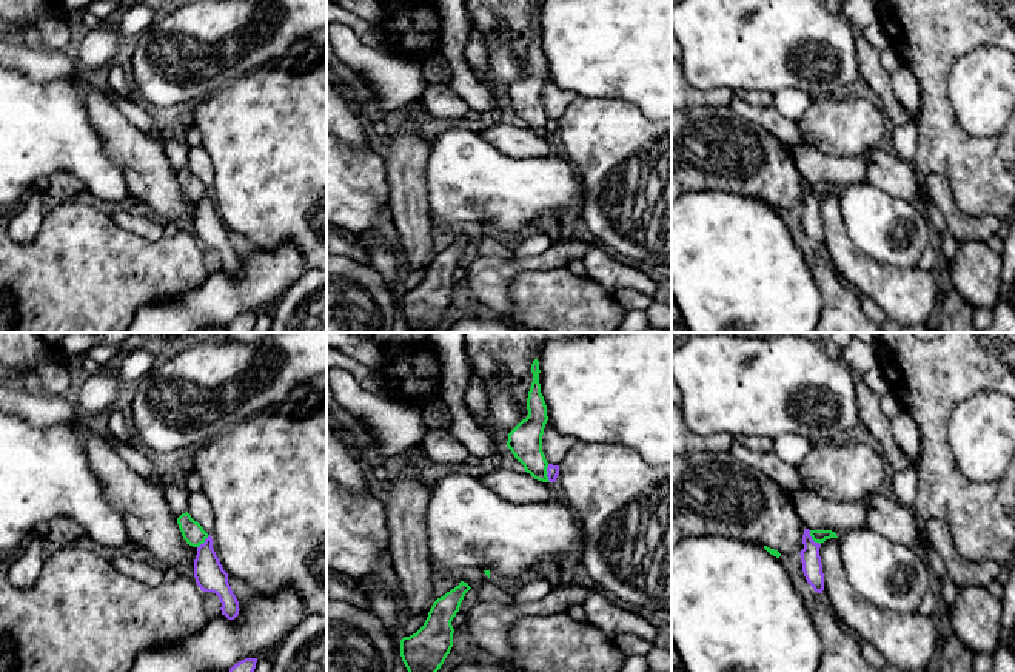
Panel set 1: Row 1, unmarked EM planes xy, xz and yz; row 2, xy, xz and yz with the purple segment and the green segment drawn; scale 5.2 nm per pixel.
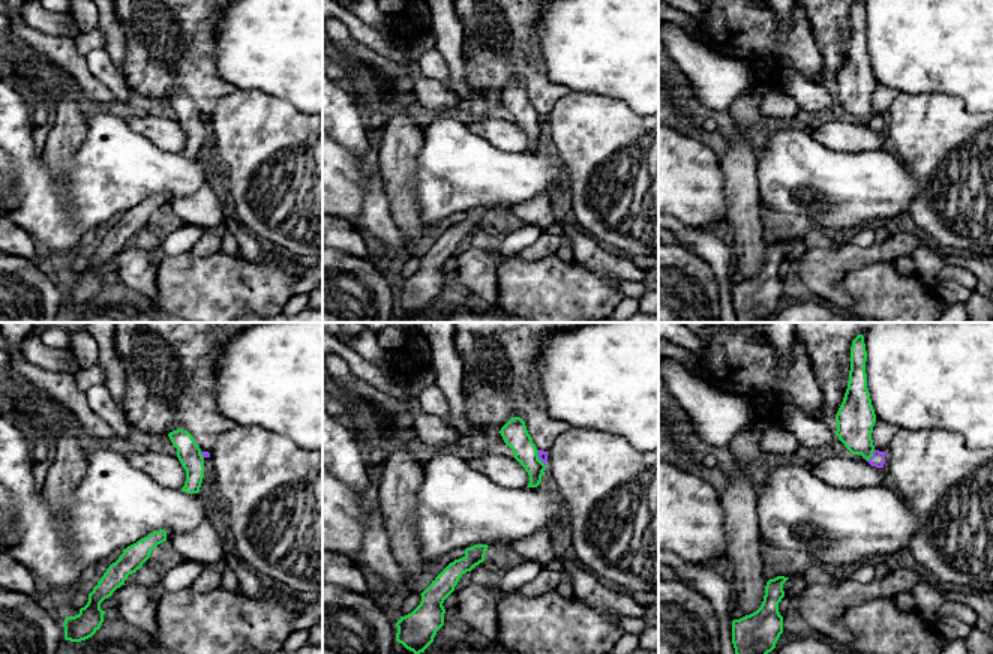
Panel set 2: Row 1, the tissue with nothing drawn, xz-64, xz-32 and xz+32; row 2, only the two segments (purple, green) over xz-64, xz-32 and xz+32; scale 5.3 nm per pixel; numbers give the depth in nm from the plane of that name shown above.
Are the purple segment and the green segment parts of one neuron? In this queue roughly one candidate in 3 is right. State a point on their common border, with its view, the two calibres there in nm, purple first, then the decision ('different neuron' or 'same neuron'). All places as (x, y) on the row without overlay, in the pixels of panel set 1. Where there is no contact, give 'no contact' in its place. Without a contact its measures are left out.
meets purple in xz at (547, 128); 60 nm thick on the purple side, 180 nm on the other; different neuron

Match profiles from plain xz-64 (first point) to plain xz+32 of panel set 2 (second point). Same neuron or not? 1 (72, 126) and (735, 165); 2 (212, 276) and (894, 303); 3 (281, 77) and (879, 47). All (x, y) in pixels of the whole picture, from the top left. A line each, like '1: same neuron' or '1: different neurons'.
1: same neuron
2: same neuron
3: same neuron

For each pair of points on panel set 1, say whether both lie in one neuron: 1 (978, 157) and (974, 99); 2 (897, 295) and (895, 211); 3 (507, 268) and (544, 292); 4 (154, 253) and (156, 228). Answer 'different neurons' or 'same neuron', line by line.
1: different neurons
2: different neurons
3: different neurons
4: different neurons

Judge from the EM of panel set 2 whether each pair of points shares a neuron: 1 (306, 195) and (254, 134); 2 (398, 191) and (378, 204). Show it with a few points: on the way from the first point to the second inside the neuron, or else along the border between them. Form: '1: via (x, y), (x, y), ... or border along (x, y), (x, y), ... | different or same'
1: via (300, 180), (269, 149) | same
2: border along (378, 171), (386, 186), (392, 216), (402, 231) | different

